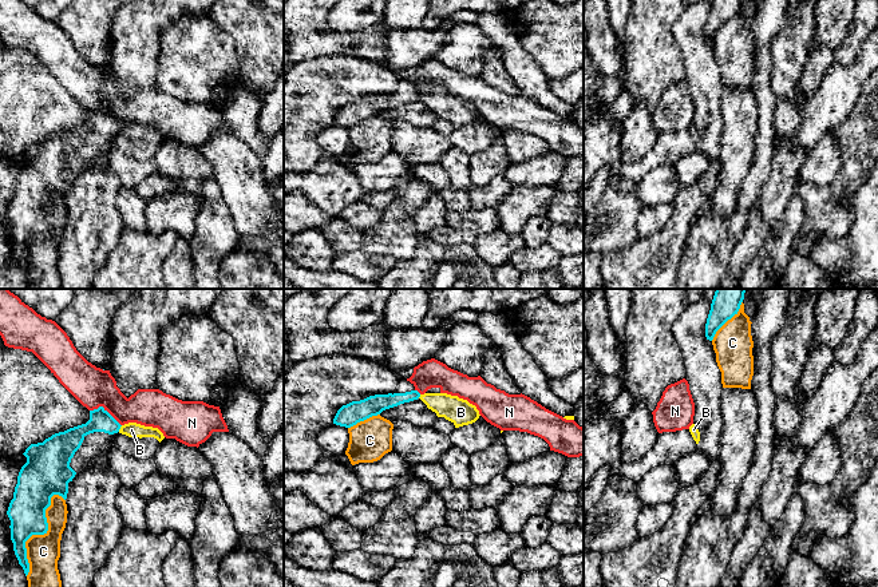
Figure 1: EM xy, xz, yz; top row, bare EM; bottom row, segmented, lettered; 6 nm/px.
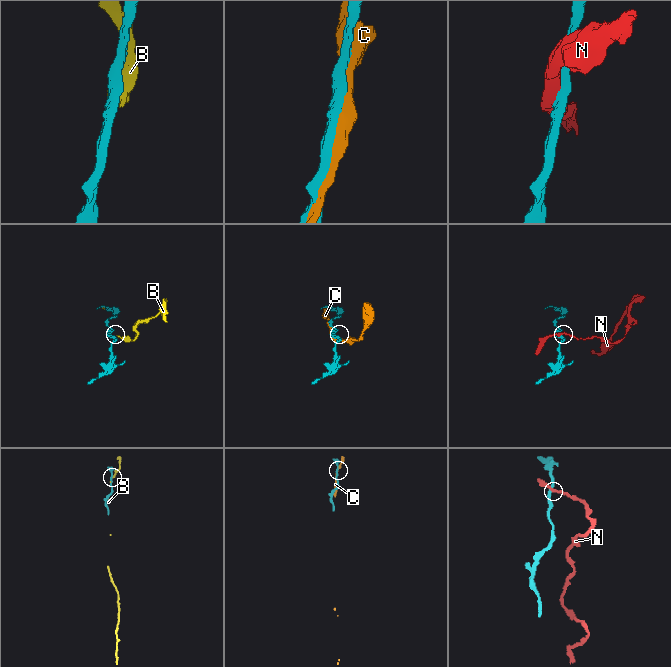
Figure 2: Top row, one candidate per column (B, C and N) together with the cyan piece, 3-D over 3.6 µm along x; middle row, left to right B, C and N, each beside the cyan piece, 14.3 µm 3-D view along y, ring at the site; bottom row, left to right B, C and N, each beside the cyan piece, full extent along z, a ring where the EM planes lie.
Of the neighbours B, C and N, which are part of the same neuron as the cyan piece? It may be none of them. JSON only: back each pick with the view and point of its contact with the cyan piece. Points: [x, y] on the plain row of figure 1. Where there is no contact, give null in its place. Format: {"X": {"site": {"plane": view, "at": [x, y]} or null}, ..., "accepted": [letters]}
{"accepted": []}

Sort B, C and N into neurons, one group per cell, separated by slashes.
B / C / N

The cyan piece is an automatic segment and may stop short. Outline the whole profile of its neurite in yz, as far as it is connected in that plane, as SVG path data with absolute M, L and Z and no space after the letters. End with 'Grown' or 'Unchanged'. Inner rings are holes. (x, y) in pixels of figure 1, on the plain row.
M712 0L711 11L705 24L705 37L712 41L716 32L735 15L737 15L743 0Z. Unchanged

